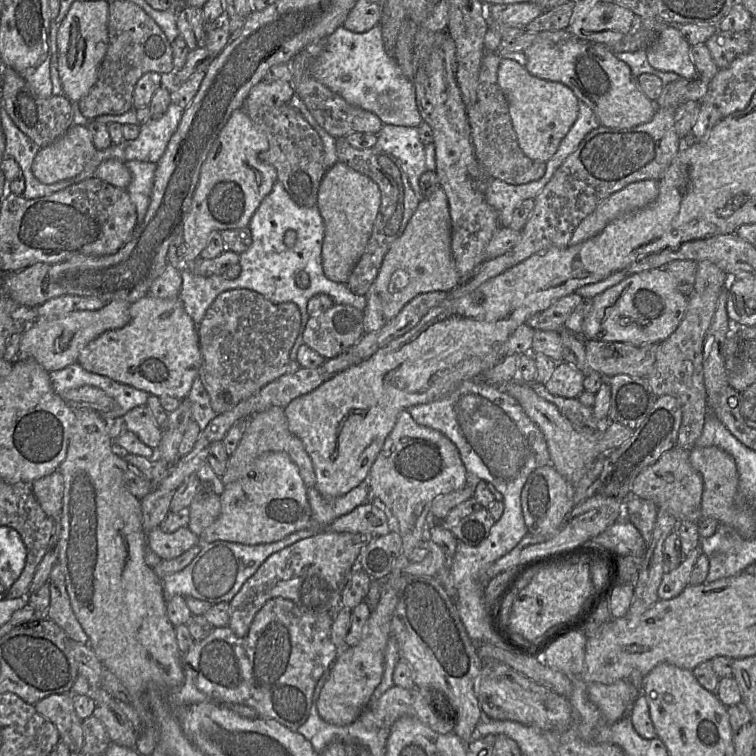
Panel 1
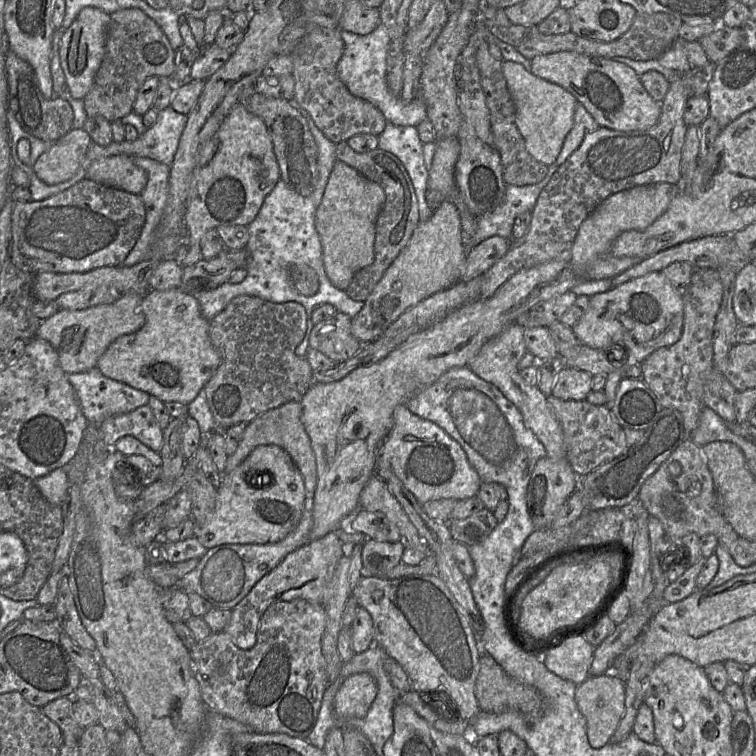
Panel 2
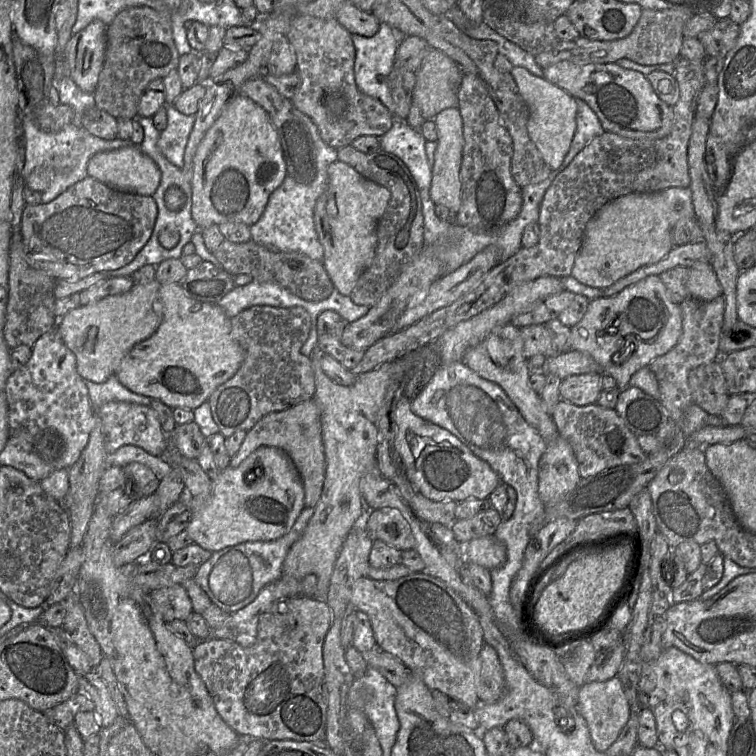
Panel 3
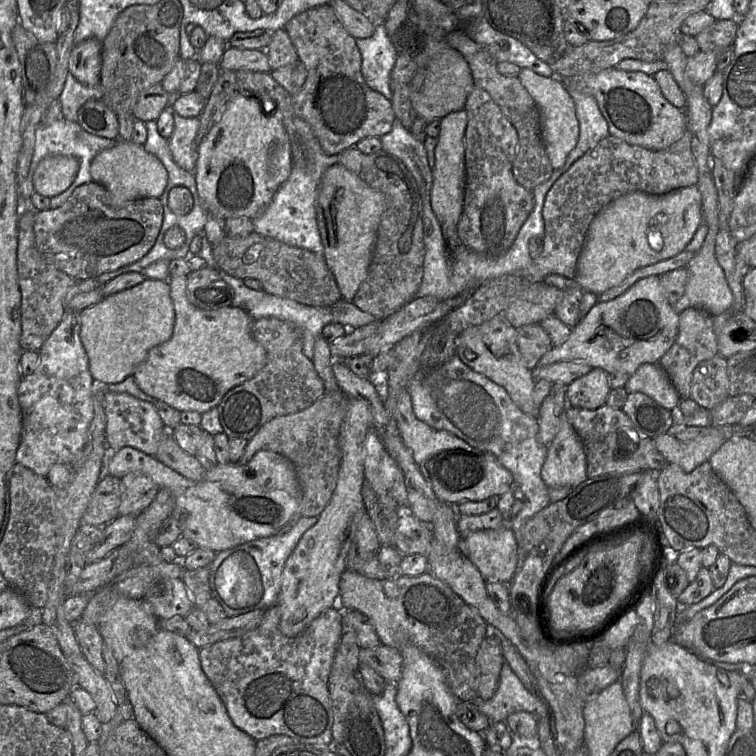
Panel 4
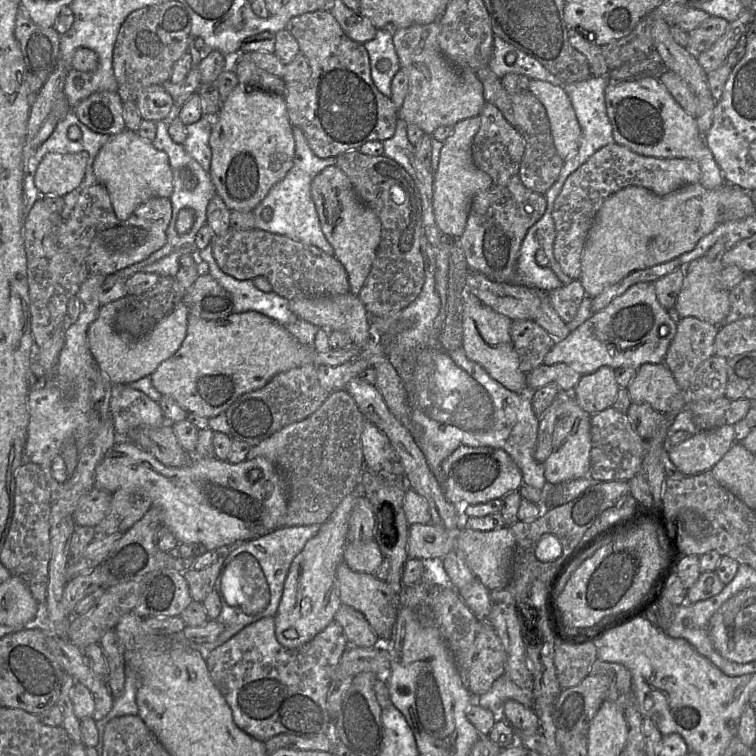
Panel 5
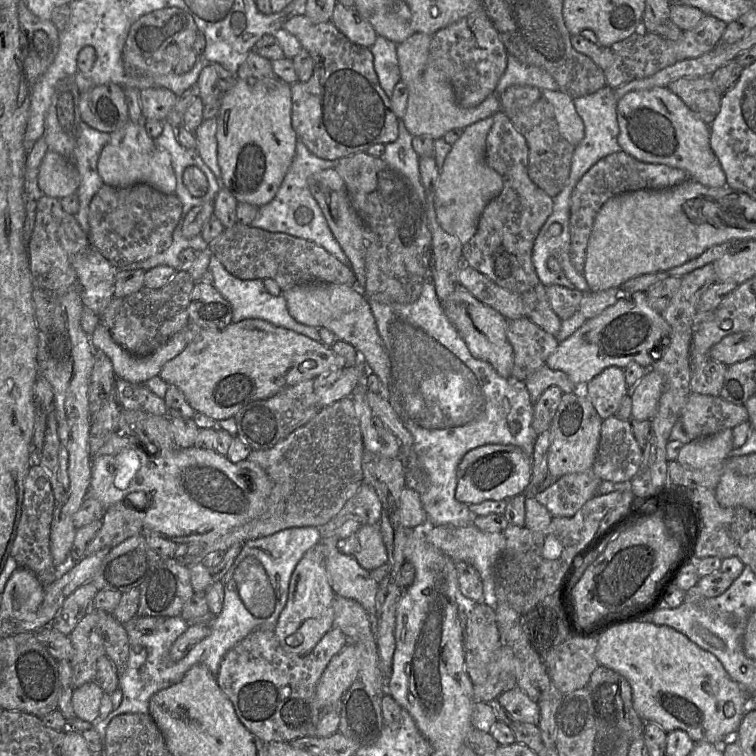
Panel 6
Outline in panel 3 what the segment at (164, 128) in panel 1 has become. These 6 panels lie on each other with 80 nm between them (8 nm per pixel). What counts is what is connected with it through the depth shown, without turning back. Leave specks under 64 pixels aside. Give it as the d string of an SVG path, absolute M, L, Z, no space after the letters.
M173 105L166 106L167 126L160 132L157 146L165 158L182 169L184 152L195 116L180 113Z

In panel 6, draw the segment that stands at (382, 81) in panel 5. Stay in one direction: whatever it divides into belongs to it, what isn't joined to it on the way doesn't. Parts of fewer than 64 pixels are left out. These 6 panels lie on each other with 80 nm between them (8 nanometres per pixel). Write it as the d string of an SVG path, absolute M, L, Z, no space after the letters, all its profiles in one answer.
M378 35L375 43L369 47L379 83L390 98L395 85L401 80L396 46L393 41Z

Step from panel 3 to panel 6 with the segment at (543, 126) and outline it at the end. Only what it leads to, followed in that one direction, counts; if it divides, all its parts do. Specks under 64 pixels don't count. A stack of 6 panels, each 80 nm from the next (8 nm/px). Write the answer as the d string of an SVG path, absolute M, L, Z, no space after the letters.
M542 89L540 92L553 107L561 136L572 146L577 146L584 137L584 124L575 109L573 99L558 89Z

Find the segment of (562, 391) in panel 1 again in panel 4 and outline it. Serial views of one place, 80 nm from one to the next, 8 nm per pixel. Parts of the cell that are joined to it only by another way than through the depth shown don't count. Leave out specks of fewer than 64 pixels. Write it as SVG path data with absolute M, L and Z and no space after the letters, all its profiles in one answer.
M594 368L566 386L568 406L597 409L605 405L610 390L608 373L600 368Z

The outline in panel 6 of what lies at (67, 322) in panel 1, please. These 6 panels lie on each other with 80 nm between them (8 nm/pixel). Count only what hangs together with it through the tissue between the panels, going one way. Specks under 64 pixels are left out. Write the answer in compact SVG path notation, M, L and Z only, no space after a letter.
M100 321L90 337L90 341L95 350L102 351L107 355L113 365L113 371L118 379L124 379L132 383L145 383L152 377L159 376L162 367L169 360L180 354L188 343L193 341L199 333L199 328L190 323L183 330L174 334L164 344L154 352L146 356L134 356L117 344L111 337L108 329Z

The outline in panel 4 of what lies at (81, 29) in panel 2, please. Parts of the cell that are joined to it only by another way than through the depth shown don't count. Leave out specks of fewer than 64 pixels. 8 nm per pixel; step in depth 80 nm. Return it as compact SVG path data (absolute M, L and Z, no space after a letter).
M95 38L73 46L69 56L69 73L87 86L100 83L101 50L102 43Z

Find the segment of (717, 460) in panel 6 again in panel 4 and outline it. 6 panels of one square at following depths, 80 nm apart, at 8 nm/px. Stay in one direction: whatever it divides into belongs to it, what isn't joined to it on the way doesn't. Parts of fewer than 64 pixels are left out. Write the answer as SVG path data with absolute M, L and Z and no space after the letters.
M720 432L709 433L687 442L681 442L666 433L655 437L653 441L668 463L675 464L689 473L702 463L708 462L727 439Z

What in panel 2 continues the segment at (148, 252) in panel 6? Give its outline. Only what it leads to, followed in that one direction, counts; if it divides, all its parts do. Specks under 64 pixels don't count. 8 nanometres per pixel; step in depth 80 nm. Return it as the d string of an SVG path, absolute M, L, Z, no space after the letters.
M85 178L44 200L14 201L10 257L16 267L34 274L87 272L103 266L121 265L139 239L145 222L146 207L139 194Z

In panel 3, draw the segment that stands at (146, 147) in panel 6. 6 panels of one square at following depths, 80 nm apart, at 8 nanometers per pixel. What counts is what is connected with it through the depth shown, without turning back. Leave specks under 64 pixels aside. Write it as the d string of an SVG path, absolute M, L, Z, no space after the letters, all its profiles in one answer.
M134 145L96 153L88 162L87 175L115 190L144 196L152 196L161 180L161 171L156 163Z

